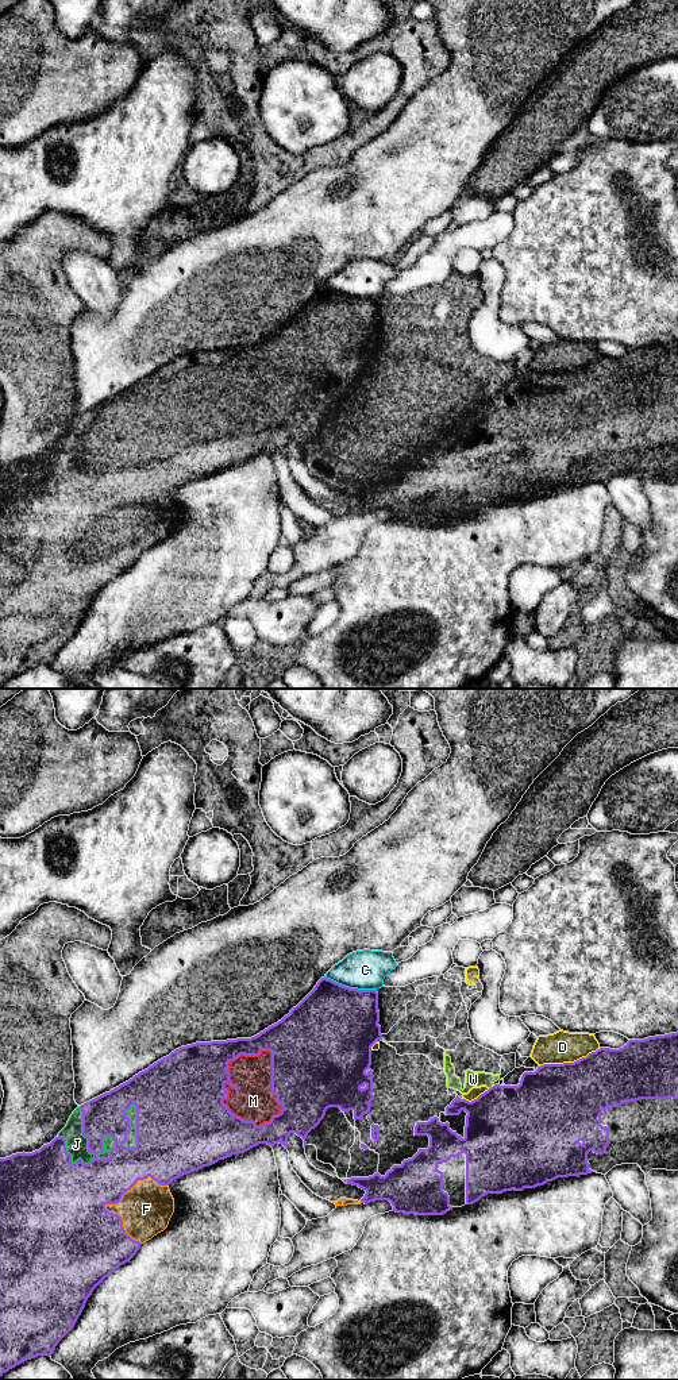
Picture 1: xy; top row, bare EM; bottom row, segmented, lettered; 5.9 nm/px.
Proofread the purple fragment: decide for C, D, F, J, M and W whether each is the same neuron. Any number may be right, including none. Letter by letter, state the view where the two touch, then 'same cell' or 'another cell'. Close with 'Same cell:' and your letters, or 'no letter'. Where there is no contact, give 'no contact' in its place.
C: meets purple in xy; another cell
D: meets purple in xy; another cell
F: meets purple in xy; same cell
J: meets purple in xy; same cell
M: meets purple in xy; same cell
W: meets purple in xy; another cell
Same cell: F, J, M

